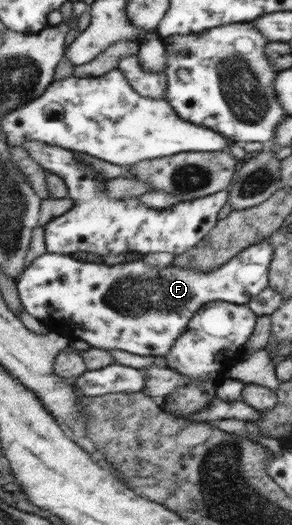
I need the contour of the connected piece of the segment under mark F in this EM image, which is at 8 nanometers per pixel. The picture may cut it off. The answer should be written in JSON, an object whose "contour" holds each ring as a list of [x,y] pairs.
{"contour":[[[270,237],[240,251],[227,263],[213,271],[194,271],[175,267],[149,265],[142,261],[123,262],[108,266],[104,262],[86,262],[70,255],[46,252],[35,258],[16,281],[24,310],[41,321],[51,331],[71,330],[81,334],[91,347],[122,349],[127,353],[159,357],[165,355],[192,315],[206,303],[223,301],[237,305],[248,304],[252,297],[268,286],[268,273],[274,249]]]}

